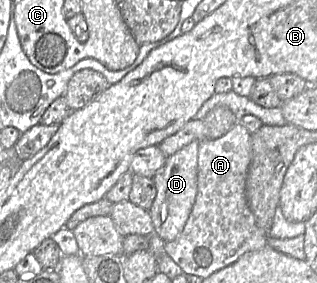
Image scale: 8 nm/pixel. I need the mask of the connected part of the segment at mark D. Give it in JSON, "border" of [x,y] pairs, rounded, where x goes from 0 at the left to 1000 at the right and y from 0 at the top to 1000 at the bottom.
{"border":[[[612,495],[539,551],[495,604],[483,636],[492,693],[467,742],[489,823],[521,855],[552,848],[574,820],[603,753],[621,689],[621,594],[628,495]]]}

